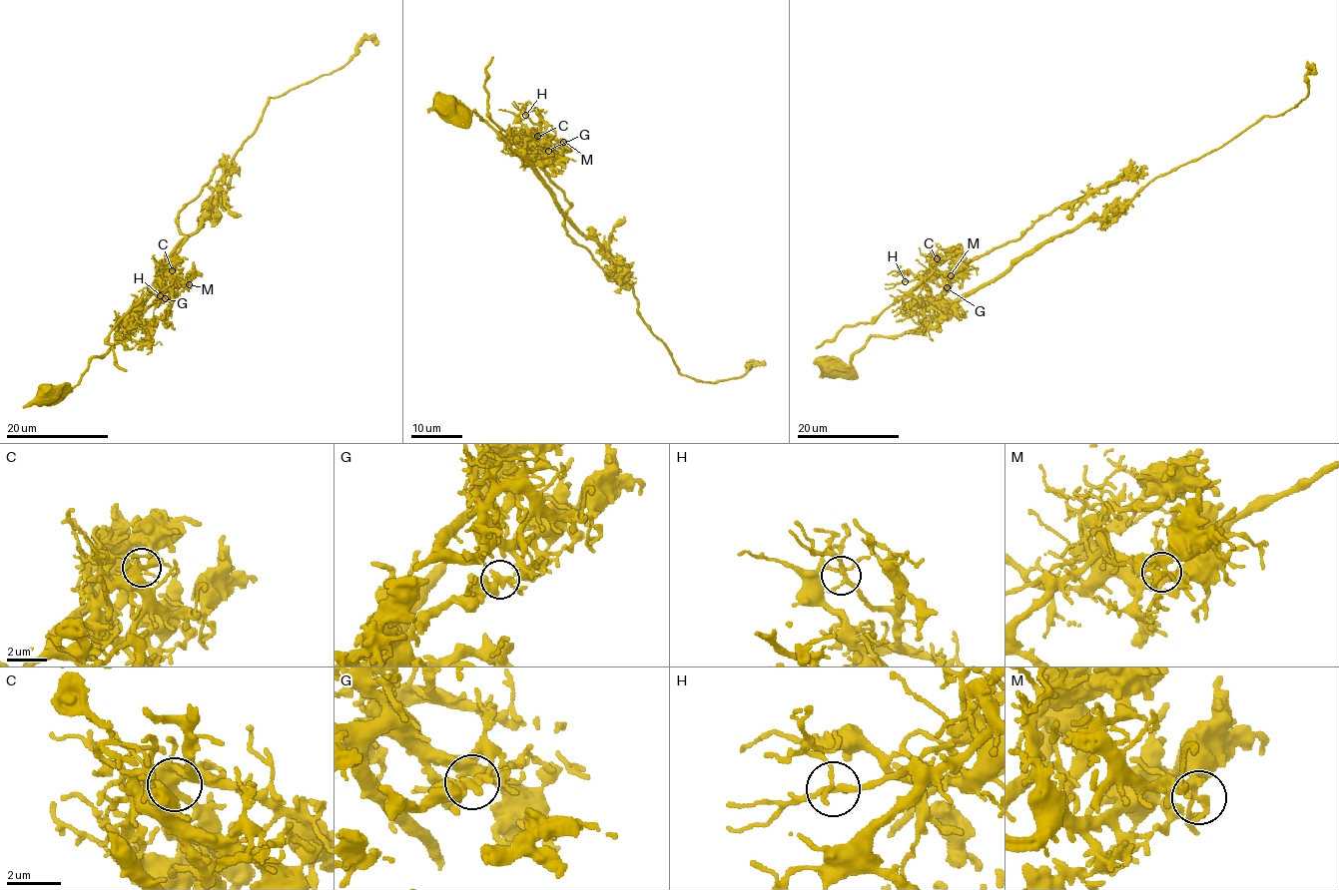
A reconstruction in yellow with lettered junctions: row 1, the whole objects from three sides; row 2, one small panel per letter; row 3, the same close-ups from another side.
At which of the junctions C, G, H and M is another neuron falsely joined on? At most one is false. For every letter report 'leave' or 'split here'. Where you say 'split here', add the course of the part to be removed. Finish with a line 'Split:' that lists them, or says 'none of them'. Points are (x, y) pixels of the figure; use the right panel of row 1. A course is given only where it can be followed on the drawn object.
C: leave
G: split here | (947, 287), (944, 281), (958, 263), (1013, 241), (1038, 220), (1129, 173), (1095, 190), (1066, 218)
H: leave
M: leave
Split: G

